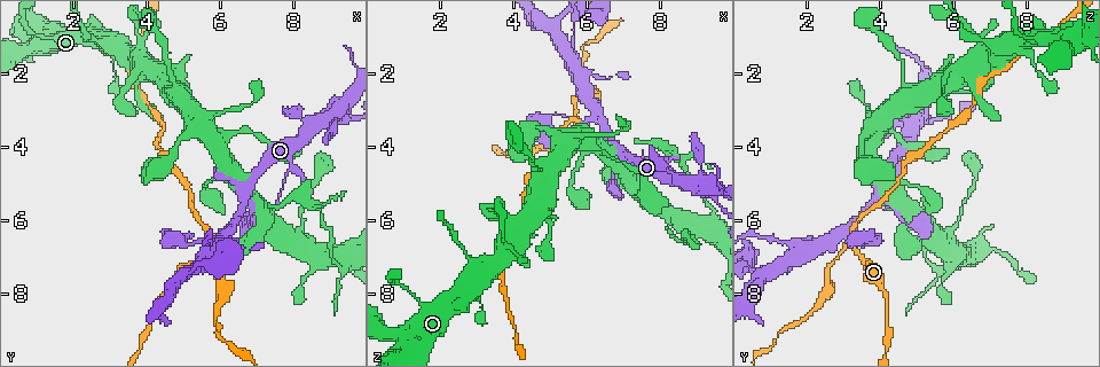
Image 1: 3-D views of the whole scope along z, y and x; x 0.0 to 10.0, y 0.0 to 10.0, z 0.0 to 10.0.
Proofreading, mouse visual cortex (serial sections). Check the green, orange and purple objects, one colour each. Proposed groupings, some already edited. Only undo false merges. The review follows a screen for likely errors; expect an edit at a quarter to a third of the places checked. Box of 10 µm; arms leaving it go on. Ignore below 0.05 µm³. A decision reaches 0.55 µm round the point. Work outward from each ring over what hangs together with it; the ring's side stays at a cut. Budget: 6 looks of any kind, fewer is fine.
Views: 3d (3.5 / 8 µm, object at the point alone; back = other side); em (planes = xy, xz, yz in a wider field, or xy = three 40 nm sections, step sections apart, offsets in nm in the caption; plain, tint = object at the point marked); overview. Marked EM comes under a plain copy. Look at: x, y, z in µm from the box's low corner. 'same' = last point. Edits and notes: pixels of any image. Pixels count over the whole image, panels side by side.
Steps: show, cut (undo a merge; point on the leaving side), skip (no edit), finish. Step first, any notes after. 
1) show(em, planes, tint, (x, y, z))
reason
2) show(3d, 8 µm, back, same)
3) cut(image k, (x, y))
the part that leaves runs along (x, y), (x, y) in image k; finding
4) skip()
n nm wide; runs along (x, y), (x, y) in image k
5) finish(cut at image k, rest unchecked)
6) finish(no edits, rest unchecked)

show(3d, 3.5 µm, (8.95, 3.20, 5.05))
looks like a crossing

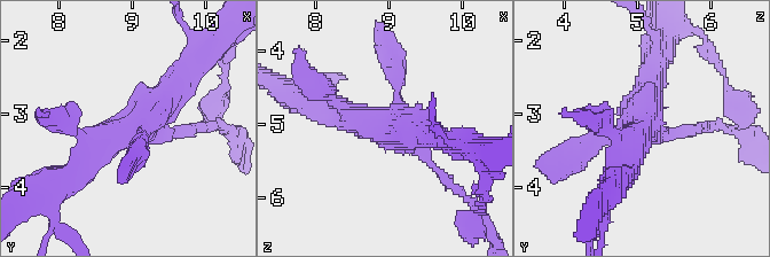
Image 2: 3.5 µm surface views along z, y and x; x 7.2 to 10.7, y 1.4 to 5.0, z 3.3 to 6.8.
show(em, xy, step 2, tint, (8.95, 3.25, 5.00))

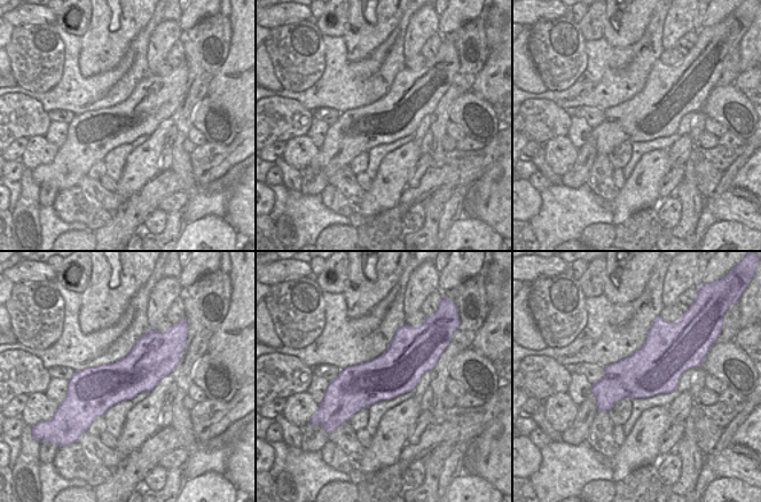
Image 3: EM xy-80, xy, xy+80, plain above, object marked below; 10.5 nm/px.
skip()
runs along (71, 177), (185, 75) in image 2; all the same cell

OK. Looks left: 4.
show(3d, 3.5 µm, (5.75, 6.70, 3.30))
sudden change in width

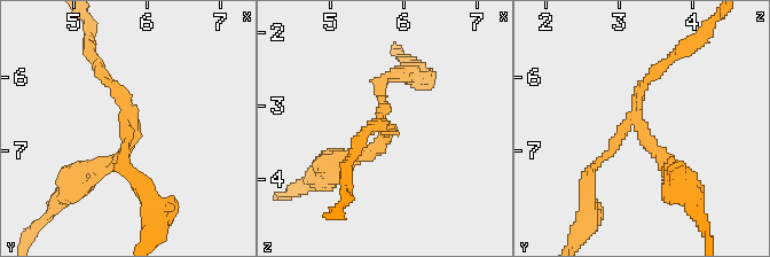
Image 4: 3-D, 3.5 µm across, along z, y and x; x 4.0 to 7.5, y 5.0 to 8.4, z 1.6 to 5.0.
show(em, xy, step 3, tint, (5.80, 6.70, 3.30))
3 arms; arms of 150, 150, 250 nm

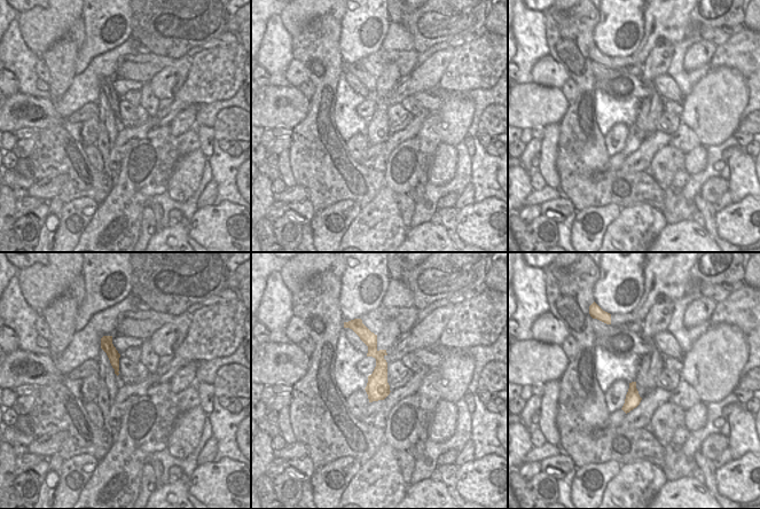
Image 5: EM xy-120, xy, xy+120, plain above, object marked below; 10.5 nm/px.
cut(image 4, (379, 90))
240 nm wide; border along (378, 351), (376, 359) in image 5; two cells meet here

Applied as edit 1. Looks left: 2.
show(3d, 3.5 µm, (9.10, 7.10, 5.25))
sharp bend

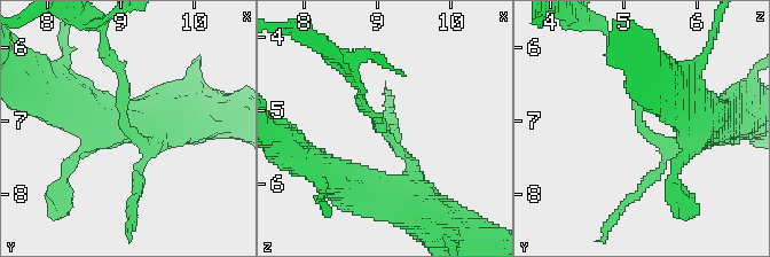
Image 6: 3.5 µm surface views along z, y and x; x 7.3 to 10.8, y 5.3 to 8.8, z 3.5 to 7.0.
show(em, xy, step 3, tint, (9.05, 7.15, 5.30))
shape alone is not enough

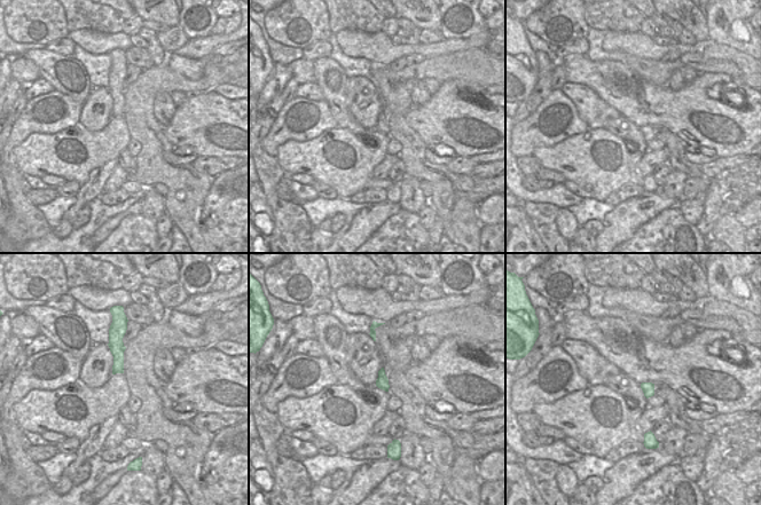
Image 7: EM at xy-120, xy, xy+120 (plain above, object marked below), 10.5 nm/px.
skip()
arms of 150, 250 nm; all the same cell

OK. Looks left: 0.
finish(cut at image 4, rest unchecked)

